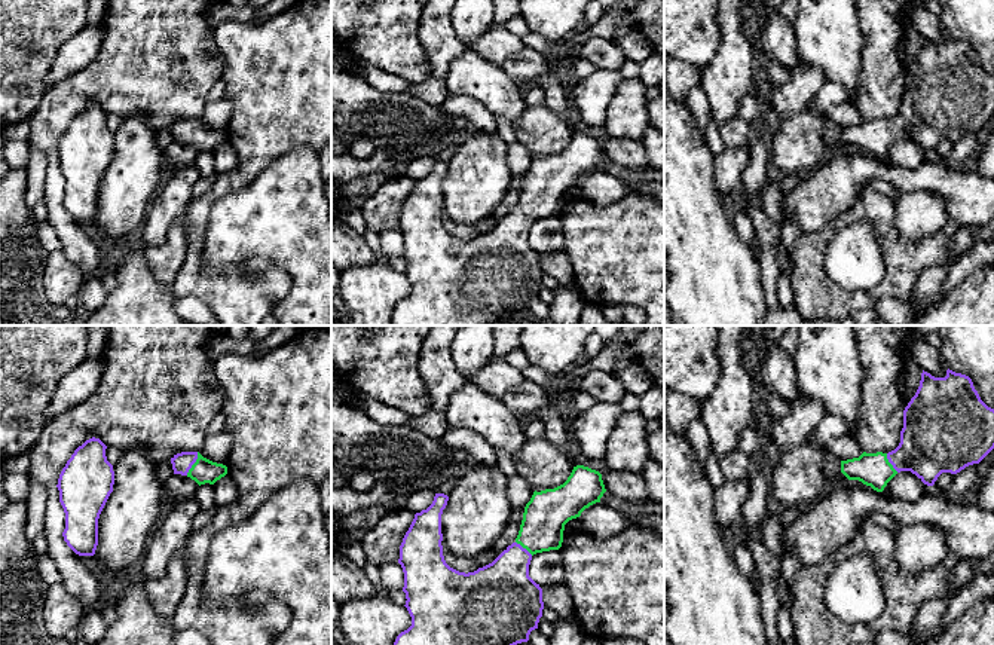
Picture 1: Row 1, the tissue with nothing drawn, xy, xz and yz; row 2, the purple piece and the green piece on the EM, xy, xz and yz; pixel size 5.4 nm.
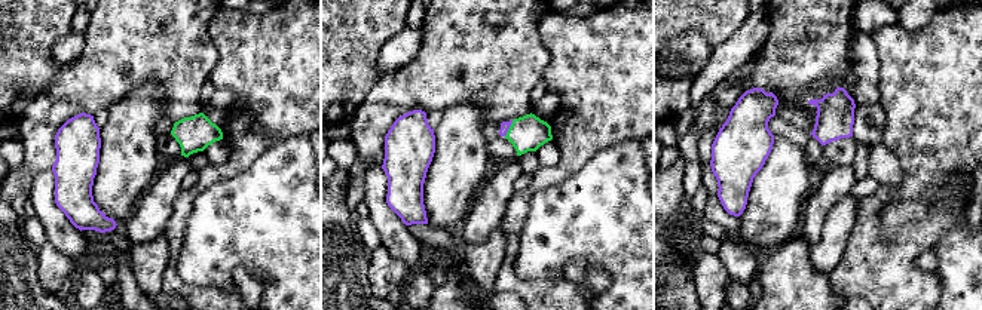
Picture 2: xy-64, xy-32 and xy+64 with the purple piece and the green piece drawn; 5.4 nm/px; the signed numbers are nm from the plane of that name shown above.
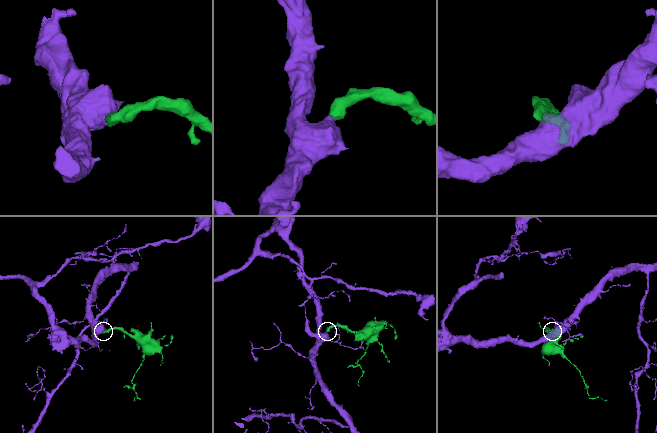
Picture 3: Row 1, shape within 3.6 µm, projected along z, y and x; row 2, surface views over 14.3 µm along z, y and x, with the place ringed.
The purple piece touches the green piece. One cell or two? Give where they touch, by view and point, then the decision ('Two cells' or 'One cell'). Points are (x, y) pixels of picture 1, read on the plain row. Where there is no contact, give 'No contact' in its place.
Touches purple at xy (193, 130). One cell

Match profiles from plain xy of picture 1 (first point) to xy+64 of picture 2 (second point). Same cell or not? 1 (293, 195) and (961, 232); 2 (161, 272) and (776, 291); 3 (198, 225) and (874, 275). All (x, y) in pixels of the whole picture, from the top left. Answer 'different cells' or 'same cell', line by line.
1: same cell
2: different cells
3: same cell

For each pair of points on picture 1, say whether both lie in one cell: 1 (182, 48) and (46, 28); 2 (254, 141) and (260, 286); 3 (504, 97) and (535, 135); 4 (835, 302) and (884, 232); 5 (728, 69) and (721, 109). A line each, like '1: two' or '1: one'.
1: two
2: one
3: two
4: one
5: one

